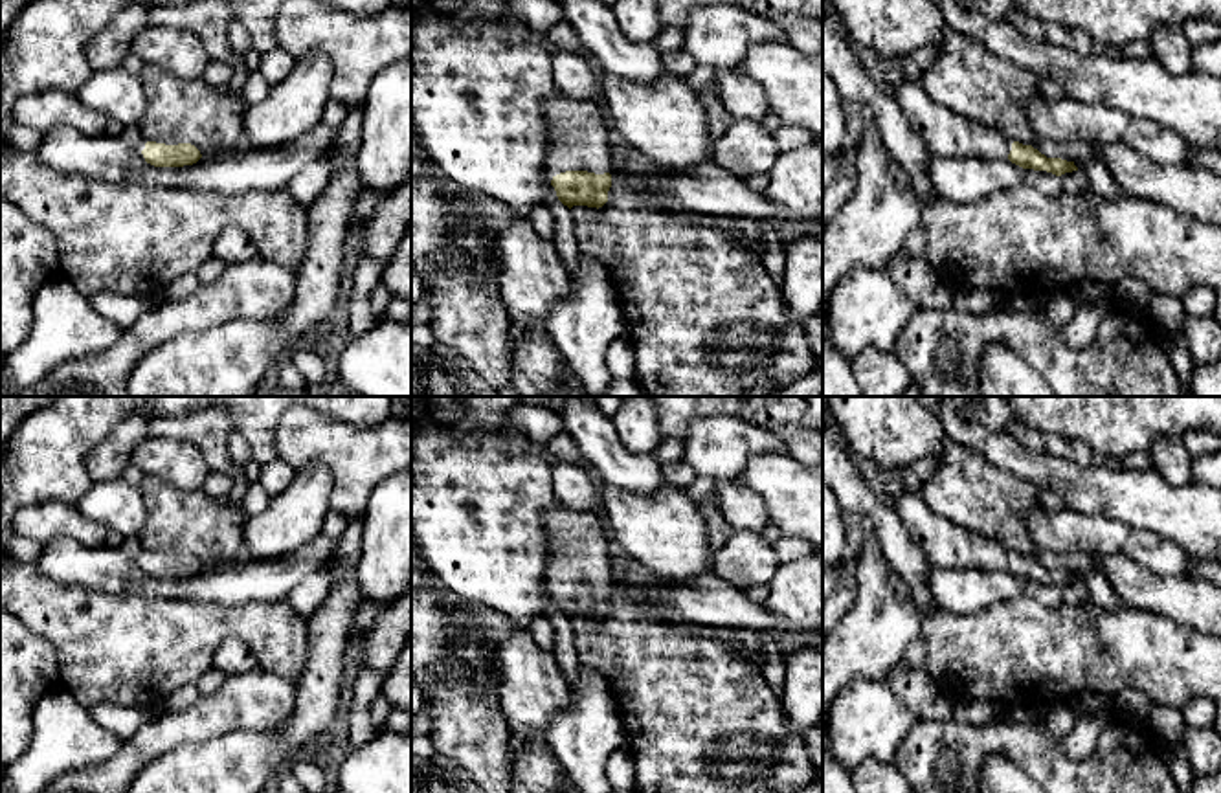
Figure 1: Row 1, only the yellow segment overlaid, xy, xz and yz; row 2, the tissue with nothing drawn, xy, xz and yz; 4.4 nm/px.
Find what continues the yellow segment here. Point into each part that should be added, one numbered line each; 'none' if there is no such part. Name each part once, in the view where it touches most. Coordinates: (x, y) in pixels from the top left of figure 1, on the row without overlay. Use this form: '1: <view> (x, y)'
1: xz (579, 538)

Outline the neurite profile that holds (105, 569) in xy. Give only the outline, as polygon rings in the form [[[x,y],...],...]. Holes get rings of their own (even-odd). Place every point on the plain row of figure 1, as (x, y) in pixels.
[[[318,534],[290,554],[266,560],[239,558],[226,567],[200,569],[184,578],[154,578],[140,560],[119,547],[86,547],[70,538],[44,543],[33,564],[40,575],[62,586],[79,586],[112,597],[151,597],[171,600],[242,606],[277,602],[307,576],[325,571],[338,553],[338,540]]]

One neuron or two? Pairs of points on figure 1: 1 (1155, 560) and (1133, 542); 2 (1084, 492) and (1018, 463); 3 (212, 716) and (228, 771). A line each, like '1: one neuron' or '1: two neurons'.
1: one neuron
2: one neuron
3: two neurons

